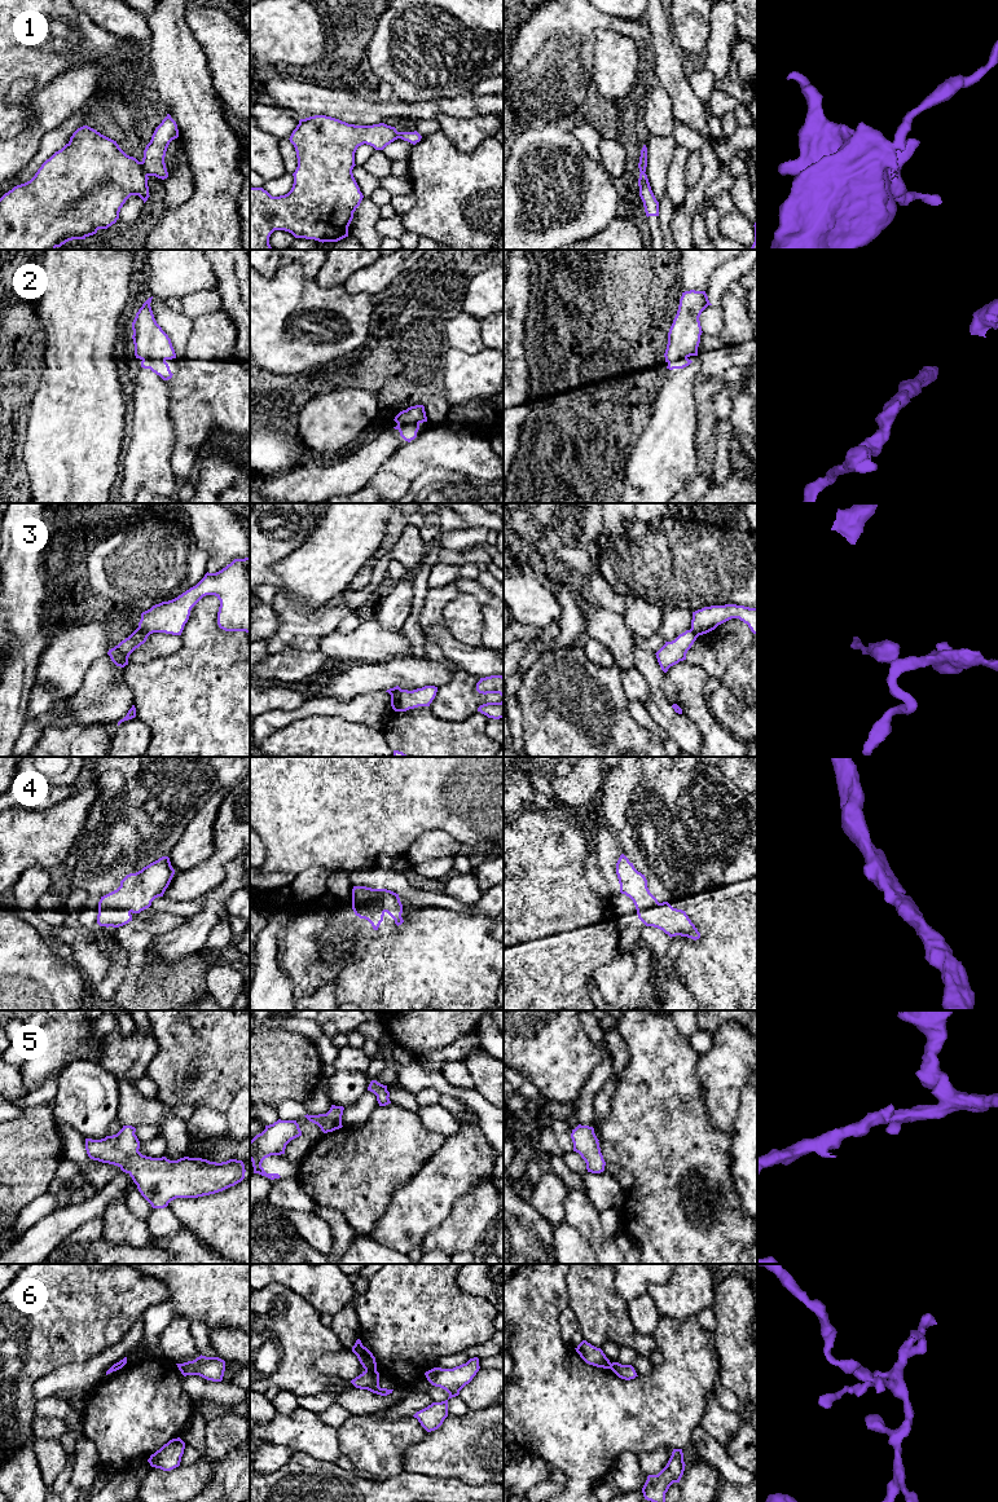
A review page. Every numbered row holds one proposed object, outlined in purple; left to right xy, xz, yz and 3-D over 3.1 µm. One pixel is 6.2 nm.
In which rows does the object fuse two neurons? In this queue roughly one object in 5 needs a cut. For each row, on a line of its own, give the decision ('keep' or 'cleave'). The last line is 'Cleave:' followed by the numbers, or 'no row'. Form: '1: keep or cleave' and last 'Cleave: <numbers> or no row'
1: cleave
2: keep
3: cleave
4: keep
5: keep
6: cleave
Cleave: 1, 3, 6

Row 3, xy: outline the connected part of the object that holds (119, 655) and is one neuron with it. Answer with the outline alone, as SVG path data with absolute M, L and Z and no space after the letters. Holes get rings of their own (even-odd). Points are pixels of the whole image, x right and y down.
M136 629L128 638L109 649L107 655L116 666L124 668L128 665L129 655L144 644L148 637L149 635L145 631Z

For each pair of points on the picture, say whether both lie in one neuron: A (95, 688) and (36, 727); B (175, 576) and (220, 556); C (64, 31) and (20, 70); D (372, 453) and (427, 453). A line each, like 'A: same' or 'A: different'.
A: same
B: different
C: same
D: different

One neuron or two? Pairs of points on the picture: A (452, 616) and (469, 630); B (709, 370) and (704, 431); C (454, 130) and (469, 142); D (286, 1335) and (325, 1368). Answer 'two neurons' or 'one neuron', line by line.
A: one neuron
B: one neuron
C: one neuron
D: two neurons

